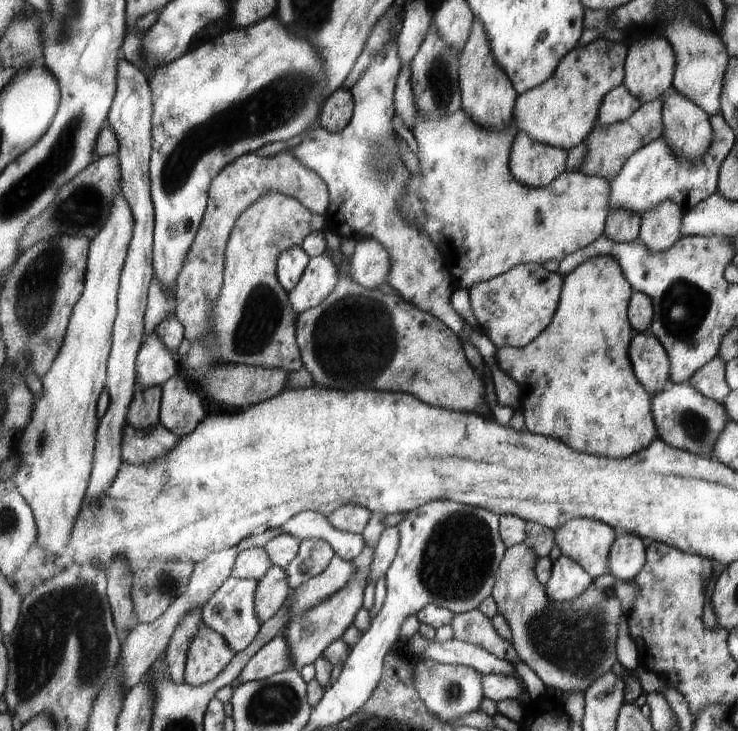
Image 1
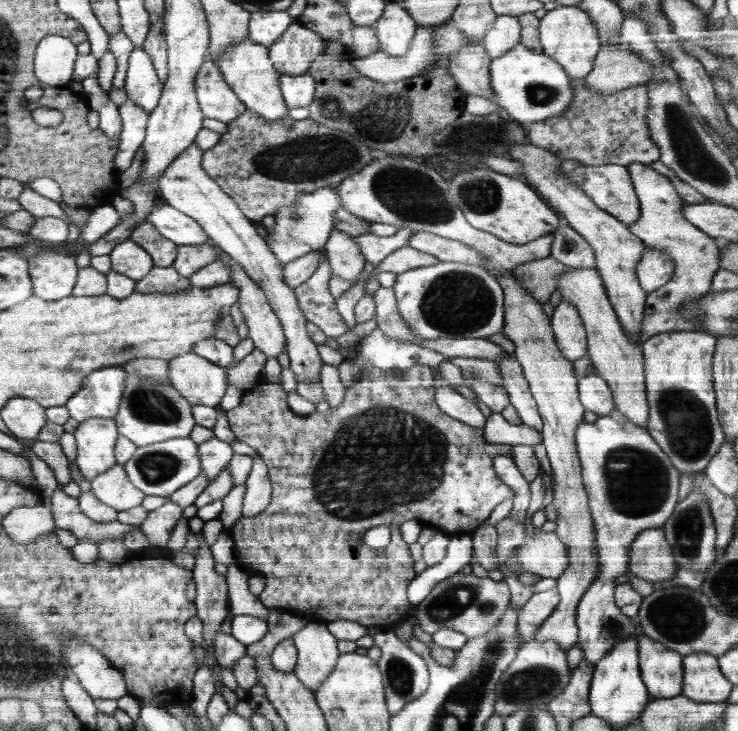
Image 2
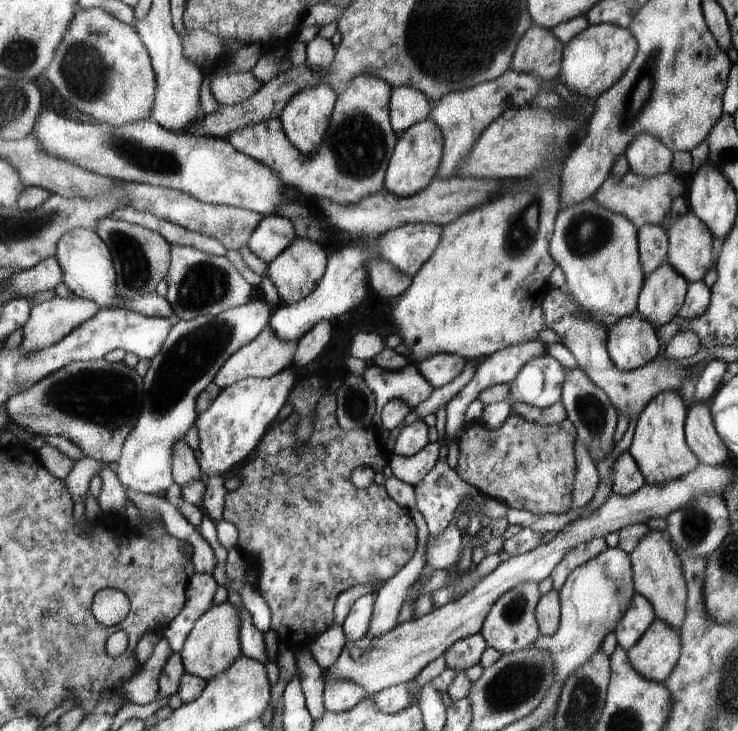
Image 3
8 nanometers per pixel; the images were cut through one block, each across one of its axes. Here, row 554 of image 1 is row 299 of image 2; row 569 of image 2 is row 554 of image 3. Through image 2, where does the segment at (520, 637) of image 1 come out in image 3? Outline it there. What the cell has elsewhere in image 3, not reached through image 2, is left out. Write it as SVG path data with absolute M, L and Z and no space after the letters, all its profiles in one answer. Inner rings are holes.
M602 538L574 546L569 553L565 554L564 560L561 561L561 564L558 565L551 574L554 590L560 592L563 583L566 582L572 570L578 568L578 566L582 564L586 564L586 562L592 560L592 558L596 558L600 553L604 553L605 550L608 549L608 543Z

